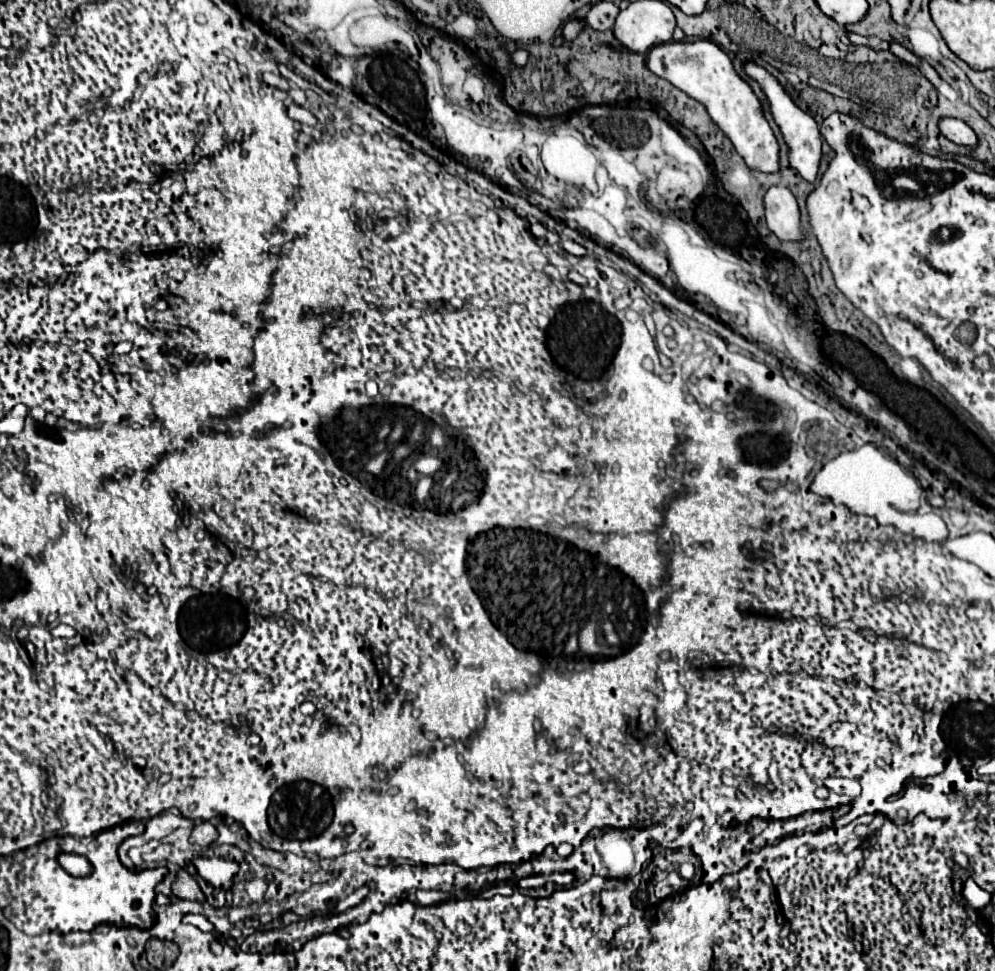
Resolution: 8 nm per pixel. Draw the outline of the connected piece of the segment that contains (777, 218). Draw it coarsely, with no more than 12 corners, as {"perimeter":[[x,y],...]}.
{"perimeter":[[786,186],[764,194],[768,228],[780,240],[802,240],[800,210]]}

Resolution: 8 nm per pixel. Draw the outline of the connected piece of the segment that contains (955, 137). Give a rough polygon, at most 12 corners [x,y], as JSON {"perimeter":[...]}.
{"perimeter":[[942,118],[940,132],[958,146],[974,148],[978,136],[958,118]]}

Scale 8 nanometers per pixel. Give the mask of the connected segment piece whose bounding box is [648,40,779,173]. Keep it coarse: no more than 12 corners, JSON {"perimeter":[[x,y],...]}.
{"perimeter":[[710,40],[648,68],[700,102],[750,168],[779,169],[762,102]]}

